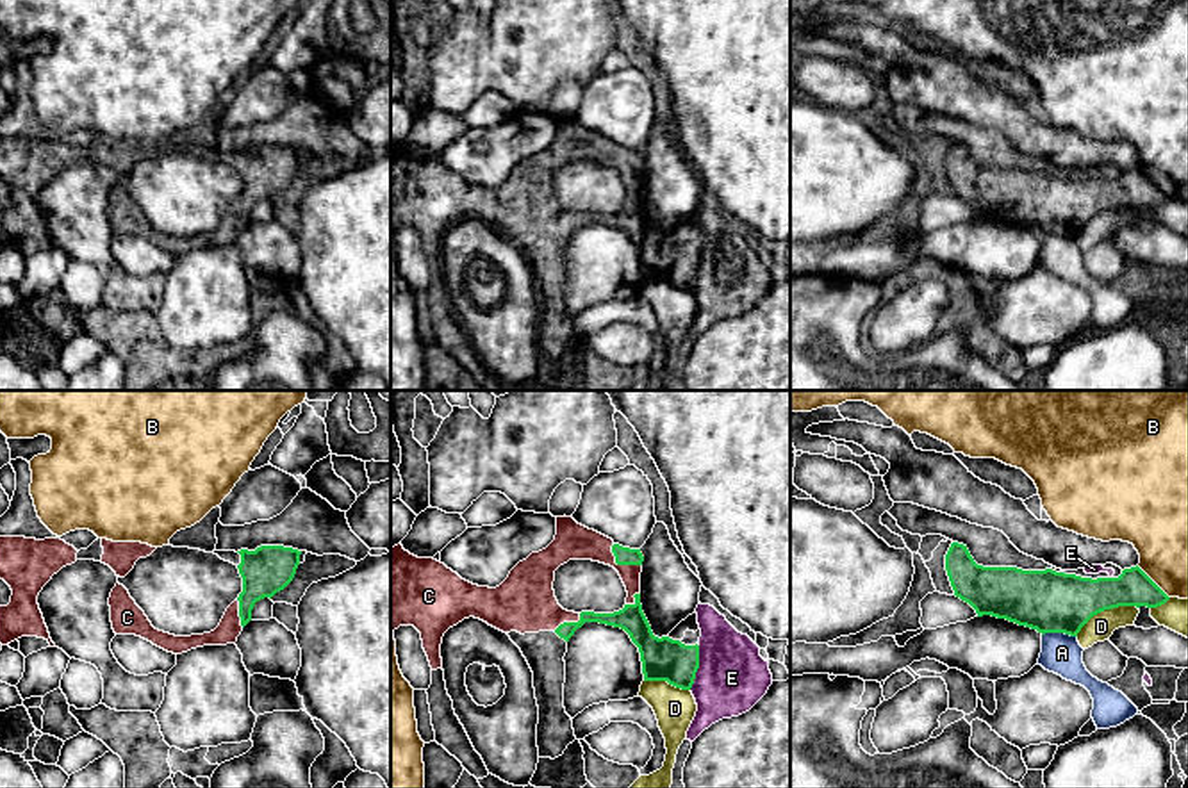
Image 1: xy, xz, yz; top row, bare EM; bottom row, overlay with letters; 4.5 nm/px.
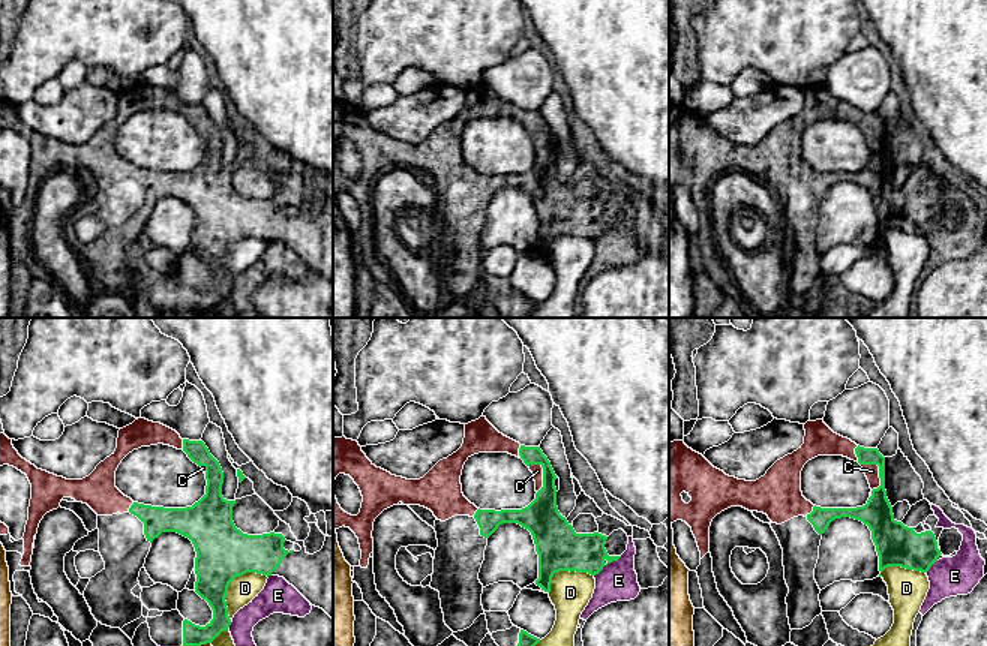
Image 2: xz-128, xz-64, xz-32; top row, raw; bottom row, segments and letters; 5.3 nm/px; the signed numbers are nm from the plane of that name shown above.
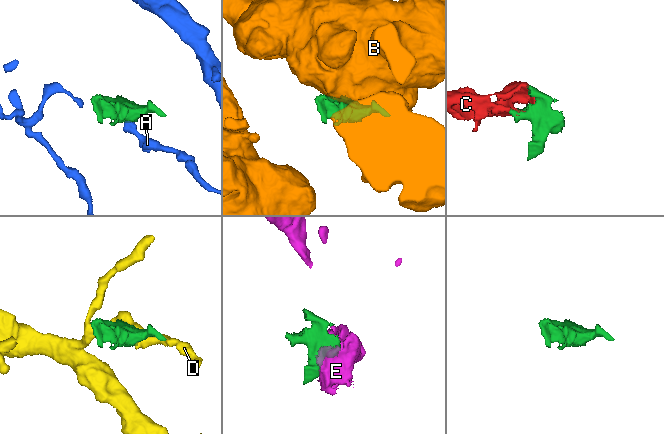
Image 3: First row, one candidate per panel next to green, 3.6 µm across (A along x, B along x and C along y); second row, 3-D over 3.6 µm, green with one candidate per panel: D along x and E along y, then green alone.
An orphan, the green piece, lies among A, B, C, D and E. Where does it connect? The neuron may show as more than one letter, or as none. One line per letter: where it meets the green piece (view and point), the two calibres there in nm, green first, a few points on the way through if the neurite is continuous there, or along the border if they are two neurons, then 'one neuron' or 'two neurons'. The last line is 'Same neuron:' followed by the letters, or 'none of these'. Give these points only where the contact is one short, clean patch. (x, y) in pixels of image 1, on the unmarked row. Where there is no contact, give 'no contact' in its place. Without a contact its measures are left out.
A: contact yz (1060, 232); calibres 280 and 180 nm; border yz (1042, 234), (1069, 234), (1076, 238); two neurons
B: contact yz (1153, 182); calibres 170 and 280 nm; two neurons
C: contact xz (621, 164); calibres 80 and 160 nm; one neuron
D: contact yz (1105, 209); calibres 280 and 120 nm; two neurons
E: contact xz (698, 268); calibres 190 and 320 nm; two neurons
Same neuron: C

